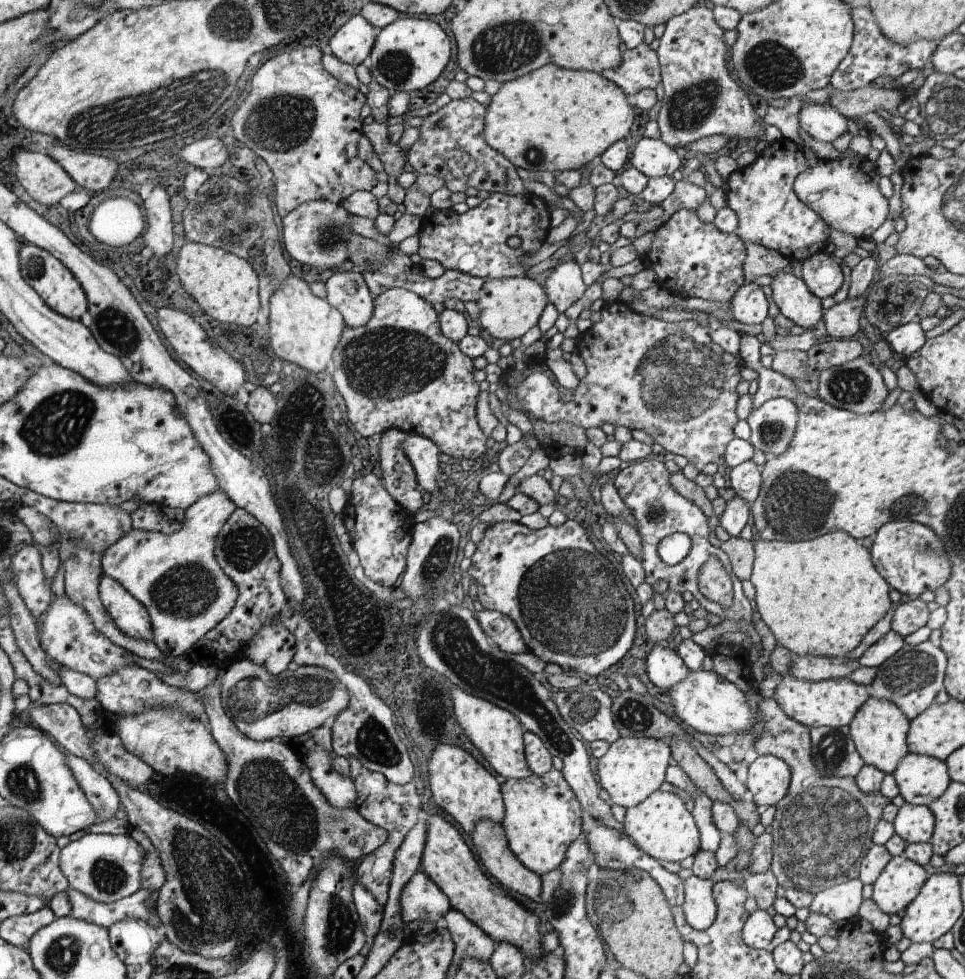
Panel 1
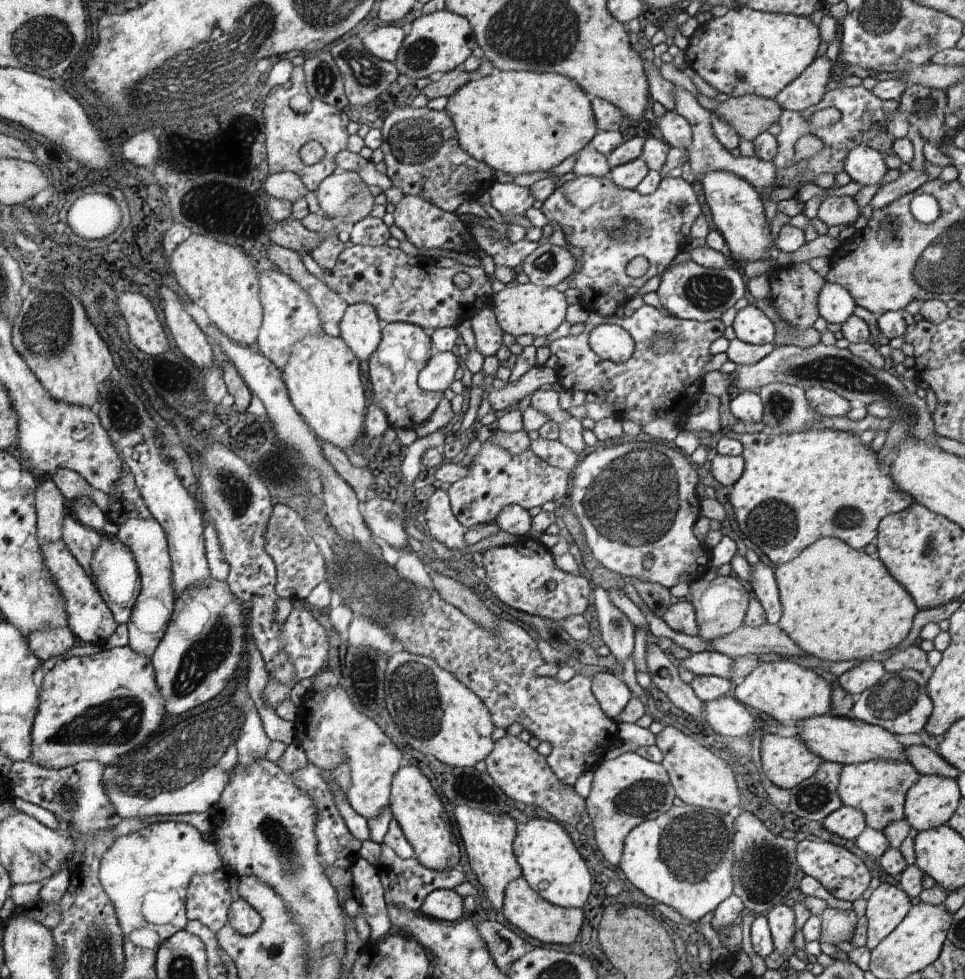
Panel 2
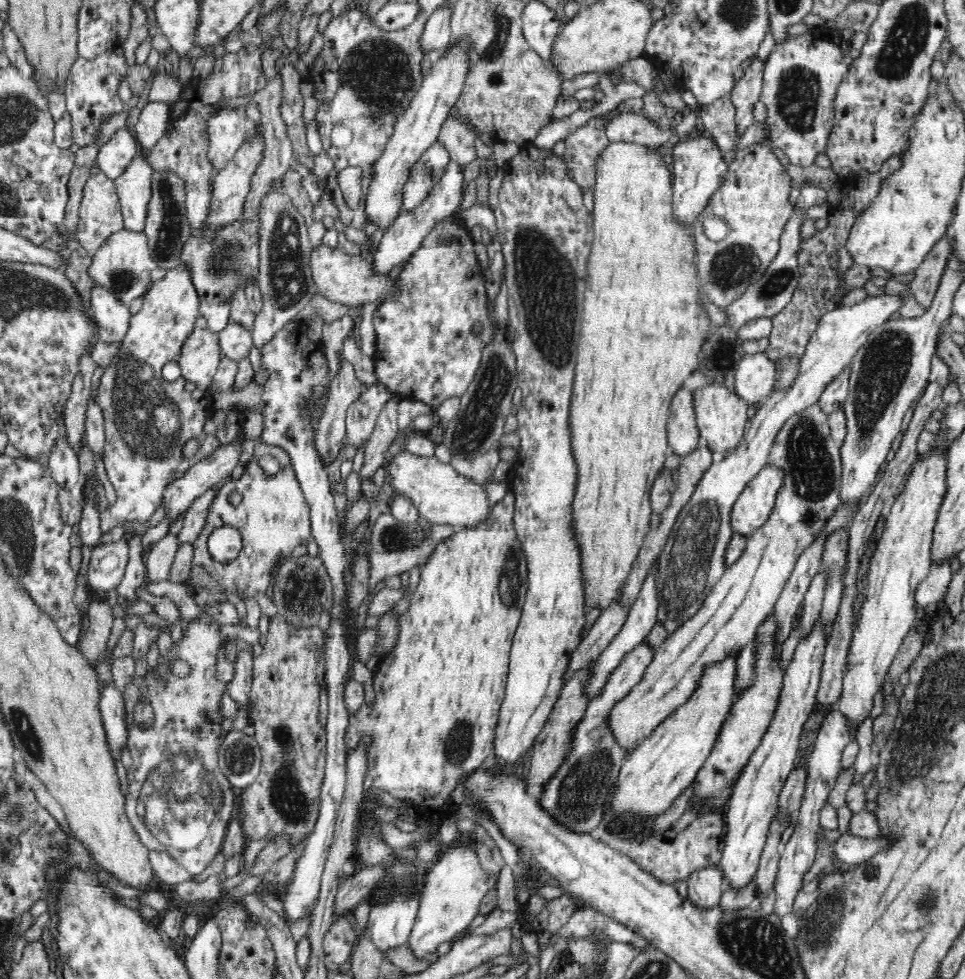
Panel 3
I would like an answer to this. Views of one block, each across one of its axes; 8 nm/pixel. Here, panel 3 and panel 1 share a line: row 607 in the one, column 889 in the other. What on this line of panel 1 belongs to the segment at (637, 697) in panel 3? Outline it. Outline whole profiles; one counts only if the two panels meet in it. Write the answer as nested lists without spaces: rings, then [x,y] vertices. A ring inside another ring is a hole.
[[[870,695],[849,724],[850,736],[865,764],[870,764],[885,774],[893,774],[898,762],[909,753],[907,741],[909,721],[894,702],[878,700]]]

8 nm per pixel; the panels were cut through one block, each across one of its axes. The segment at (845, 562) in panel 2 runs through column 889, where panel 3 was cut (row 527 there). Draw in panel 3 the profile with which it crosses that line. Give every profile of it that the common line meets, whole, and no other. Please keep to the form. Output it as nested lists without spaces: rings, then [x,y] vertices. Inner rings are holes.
[[[608,142],[604,152],[596,164],[596,184],[592,188],[594,209],[592,212],[594,240],[588,254],[586,289],[584,294],[583,312],[581,318],[581,333],[577,341],[577,358],[575,366],[574,386],[570,400],[570,437],[571,449],[576,461],[577,479],[574,502],[572,502],[573,537],[579,546],[581,588],[584,593],[586,612],[590,608],[606,610],[616,605],[622,596],[624,582],[632,572],[632,564],[636,562],[638,553],[650,528],[652,484],[660,470],[664,469],[667,453],[671,452],[668,443],[668,416],[670,414],[673,397],[681,390],[683,383],[696,370],[700,369],[700,351],[705,343],[707,334],[712,331],[708,313],[704,309],[704,302],[699,297],[700,280],[697,274],[696,250],[694,230],[689,232],[681,222],[673,218],[672,210],[672,176],[661,160],[662,156],[657,147],[632,144],[631,142]]]

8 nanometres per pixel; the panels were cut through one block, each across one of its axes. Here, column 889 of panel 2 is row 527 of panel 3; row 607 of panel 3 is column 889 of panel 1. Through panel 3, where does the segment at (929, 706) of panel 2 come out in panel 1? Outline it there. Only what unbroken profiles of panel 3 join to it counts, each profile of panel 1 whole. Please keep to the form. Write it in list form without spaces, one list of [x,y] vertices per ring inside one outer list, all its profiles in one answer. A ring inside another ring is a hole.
[[[931,641],[917,645],[904,643],[896,655],[890,656],[886,662],[877,666],[876,678],[869,686],[870,695],[878,700],[894,702],[911,721],[916,716],[920,716],[936,700],[938,692],[945,688],[943,678],[946,668],[945,652]]]

